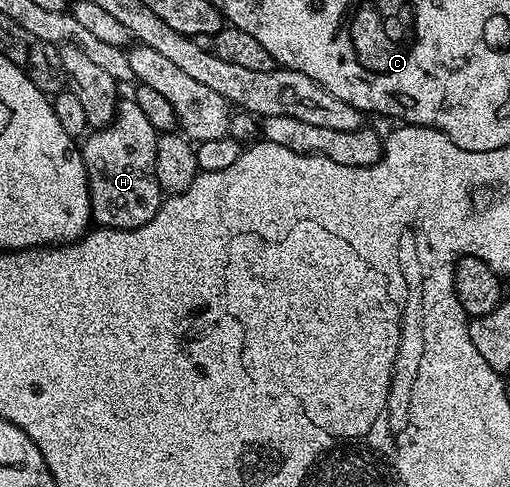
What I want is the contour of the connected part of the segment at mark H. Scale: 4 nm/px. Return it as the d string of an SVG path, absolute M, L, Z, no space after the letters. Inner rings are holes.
M126 97L119 102L109 125L91 130L81 140L80 150L90 190L90 217L98 227L113 227L116 231L136 229L156 217L164 198L154 168L159 134L148 117L144 117L140 105Z

